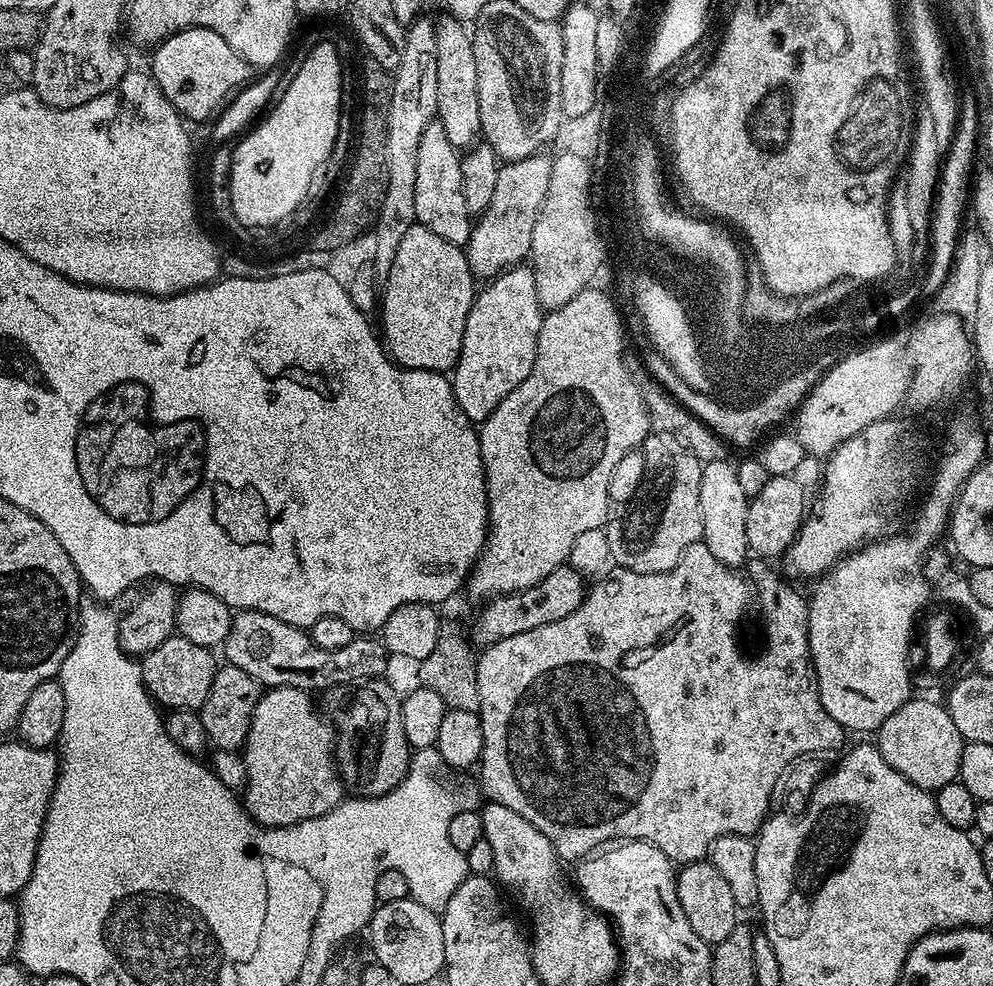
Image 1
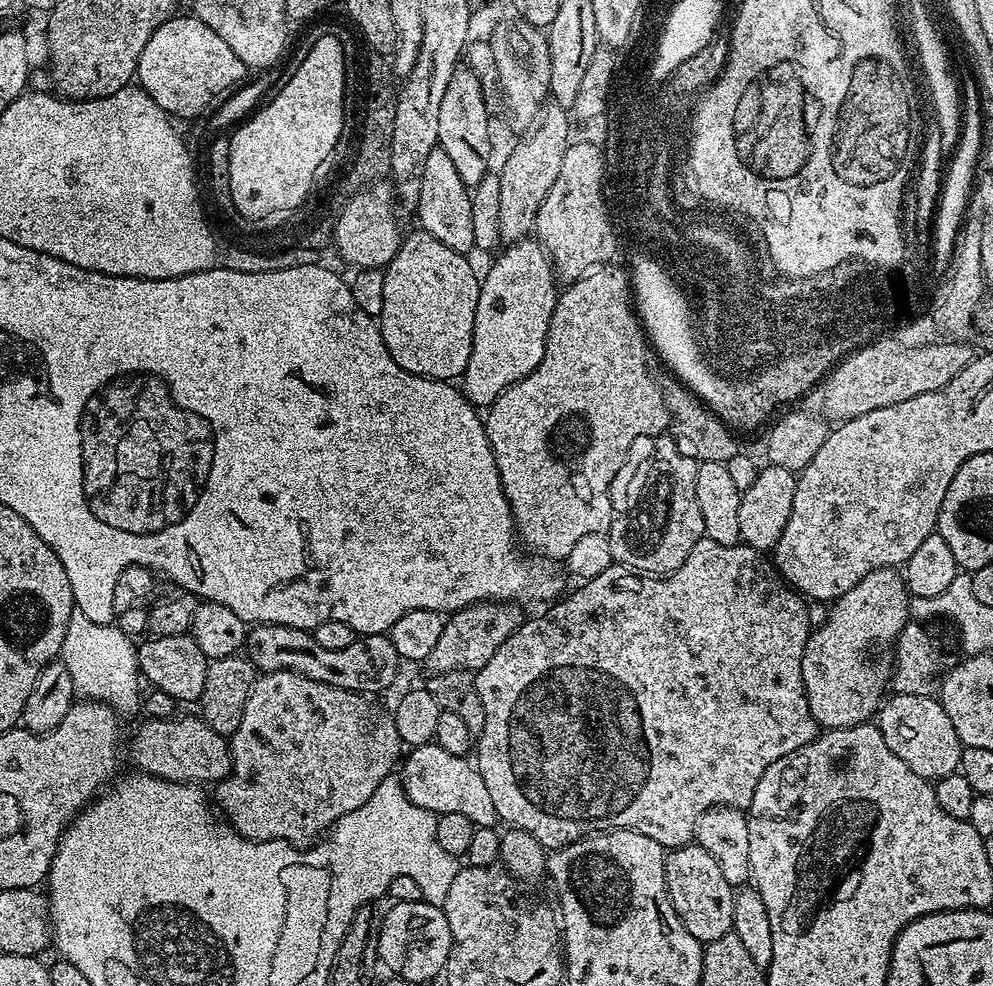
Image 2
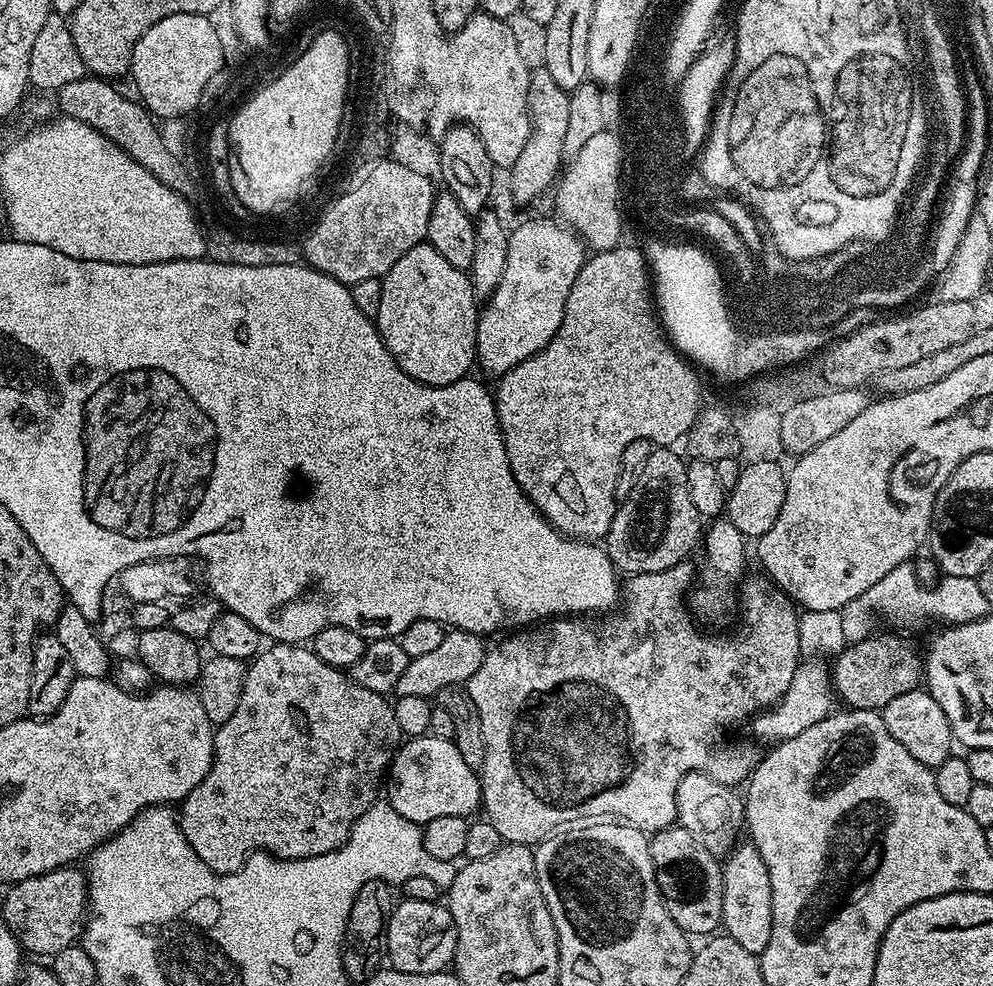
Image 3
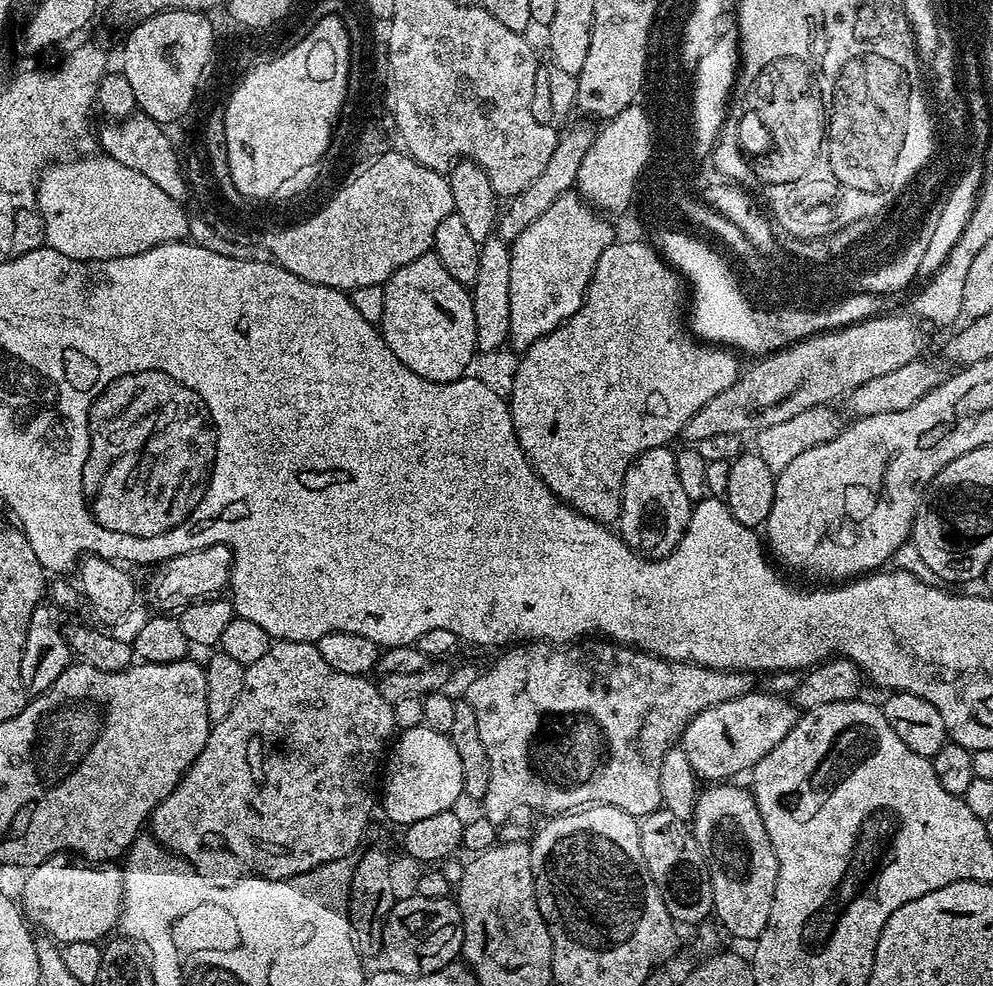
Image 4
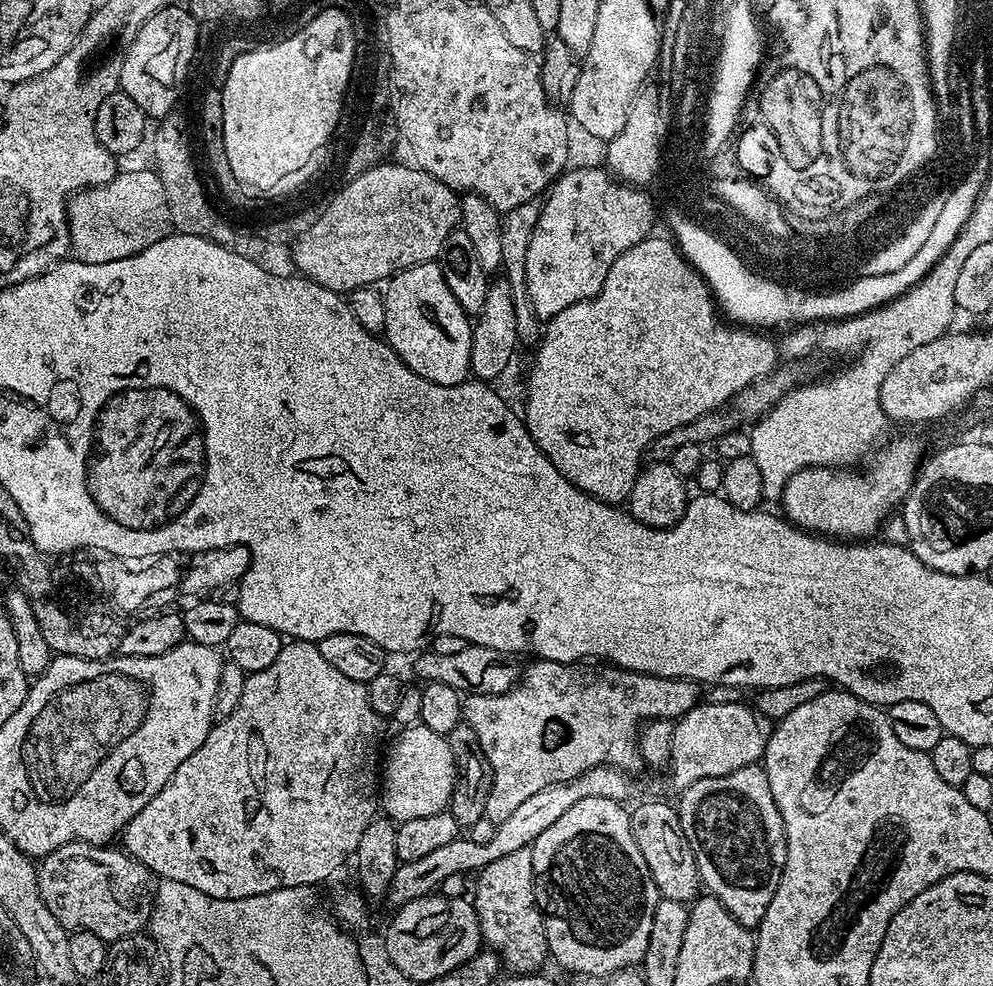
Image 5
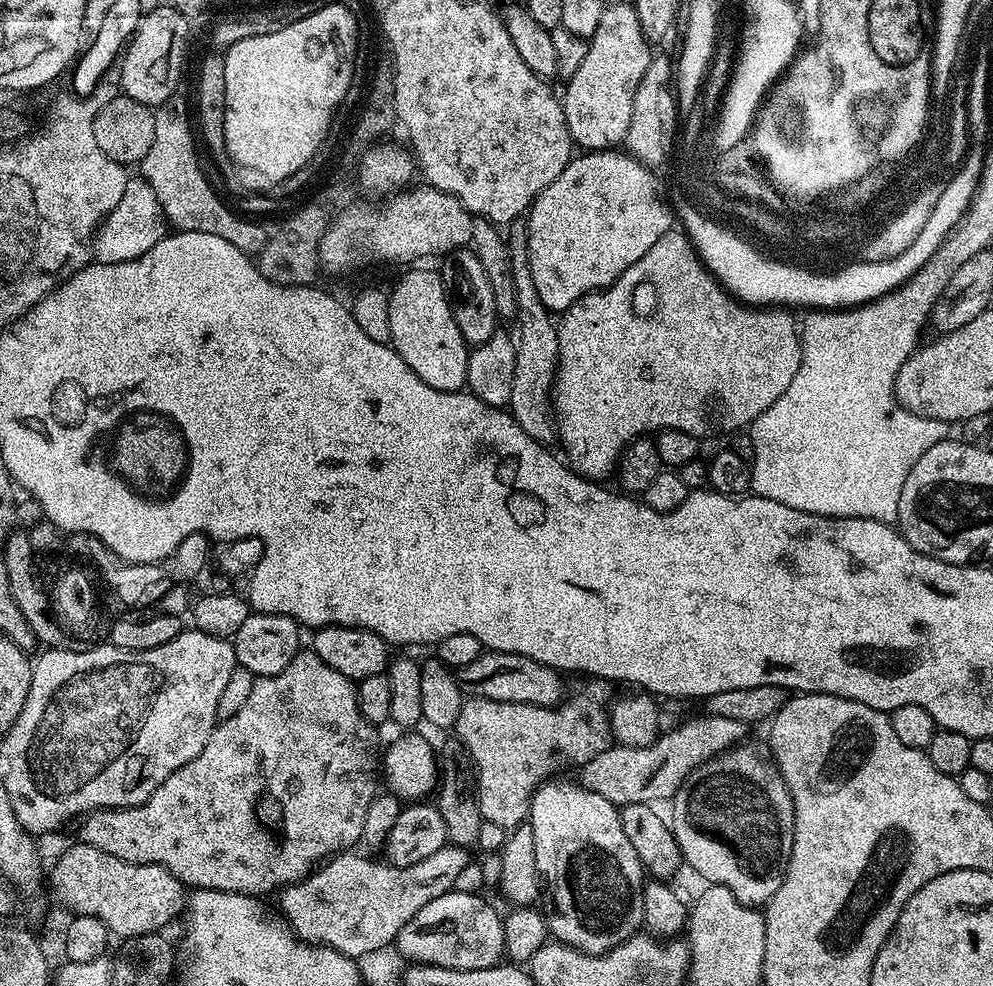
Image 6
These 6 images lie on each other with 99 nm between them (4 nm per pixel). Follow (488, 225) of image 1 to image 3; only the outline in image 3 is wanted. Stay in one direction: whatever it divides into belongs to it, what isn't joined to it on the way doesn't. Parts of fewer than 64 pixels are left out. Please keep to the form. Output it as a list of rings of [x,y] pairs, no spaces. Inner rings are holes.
[[[543,66],[531,69],[528,77],[528,110],[532,114],[532,133],[518,156],[518,162],[512,164],[508,184],[512,187],[512,200],[516,204],[528,204],[536,200],[544,191],[551,189],[561,175],[565,163],[564,143],[566,125],[570,119],[569,89],[558,86]]]

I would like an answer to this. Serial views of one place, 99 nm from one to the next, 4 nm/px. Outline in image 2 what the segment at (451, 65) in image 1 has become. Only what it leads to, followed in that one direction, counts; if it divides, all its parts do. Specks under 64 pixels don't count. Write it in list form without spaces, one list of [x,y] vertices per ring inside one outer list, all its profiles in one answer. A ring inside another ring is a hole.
[[[458,66],[454,74],[450,74],[450,82],[446,82],[446,94],[442,94],[442,103],[438,109],[438,138],[437,145],[446,150],[446,154],[453,164],[454,170],[458,170],[458,178],[470,190],[475,188],[478,182],[482,182],[484,176],[489,175],[488,159],[492,156],[492,132],[488,129],[488,104],[484,101],[485,85],[480,83],[480,77],[467,66]]]

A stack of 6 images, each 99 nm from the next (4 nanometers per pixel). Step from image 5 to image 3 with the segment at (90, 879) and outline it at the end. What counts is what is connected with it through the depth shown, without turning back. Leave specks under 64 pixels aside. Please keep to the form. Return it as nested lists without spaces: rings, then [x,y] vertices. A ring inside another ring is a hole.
[[[69,866],[66,868],[55,868],[46,874],[38,874],[34,878],[26,878],[11,885],[4,896],[4,912],[2,918],[6,926],[16,935],[20,941],[21,949],[25,953],[33,952],[33,957],[51,958],[58,954],[58,950],[66,950],[70,945],[81,939],[84,925],[86,923],[87,911],[87,881],[83,871],[79,867]]]

